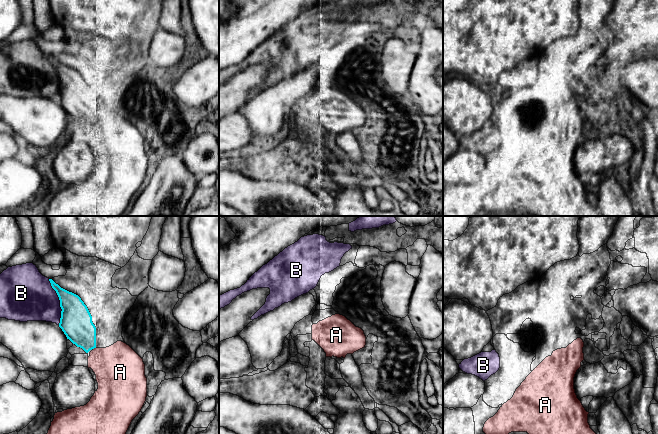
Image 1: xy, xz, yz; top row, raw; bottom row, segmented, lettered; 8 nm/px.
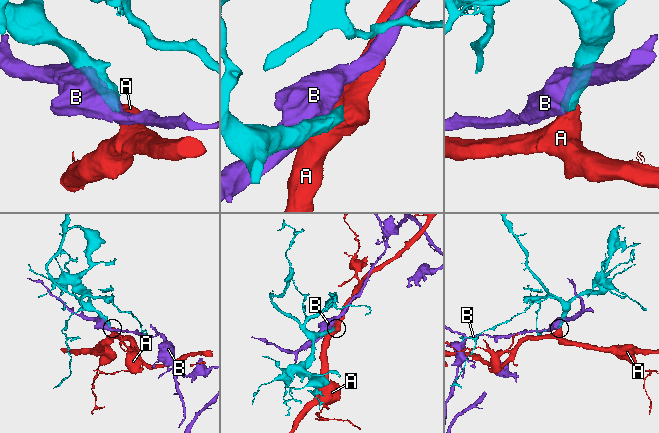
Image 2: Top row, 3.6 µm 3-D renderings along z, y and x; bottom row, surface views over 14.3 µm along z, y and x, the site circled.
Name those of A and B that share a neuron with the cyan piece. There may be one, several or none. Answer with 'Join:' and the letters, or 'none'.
Join: A

